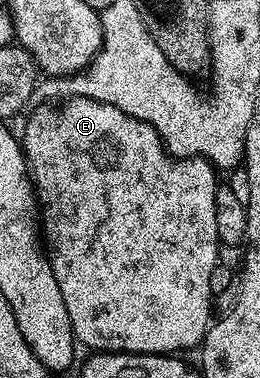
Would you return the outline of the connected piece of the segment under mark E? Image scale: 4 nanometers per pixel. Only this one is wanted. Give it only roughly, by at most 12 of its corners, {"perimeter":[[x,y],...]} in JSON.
{"perimeter":[[69,96],[22,148],[72,336],[214,317],[217,170]]}

